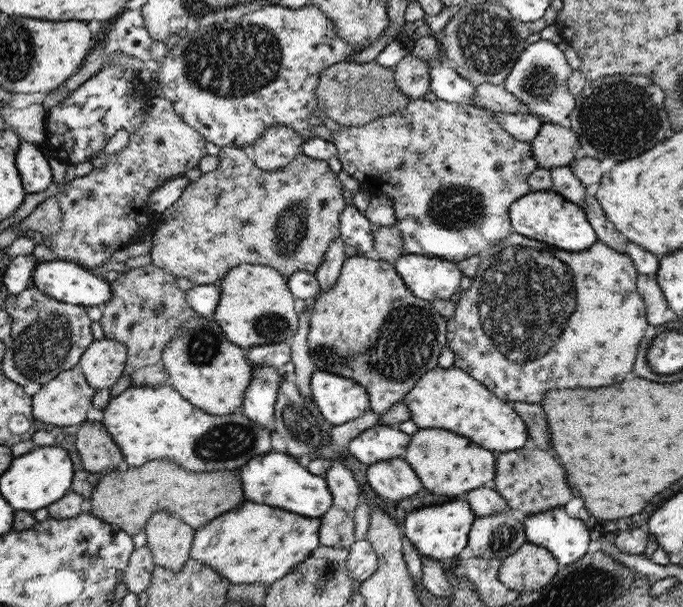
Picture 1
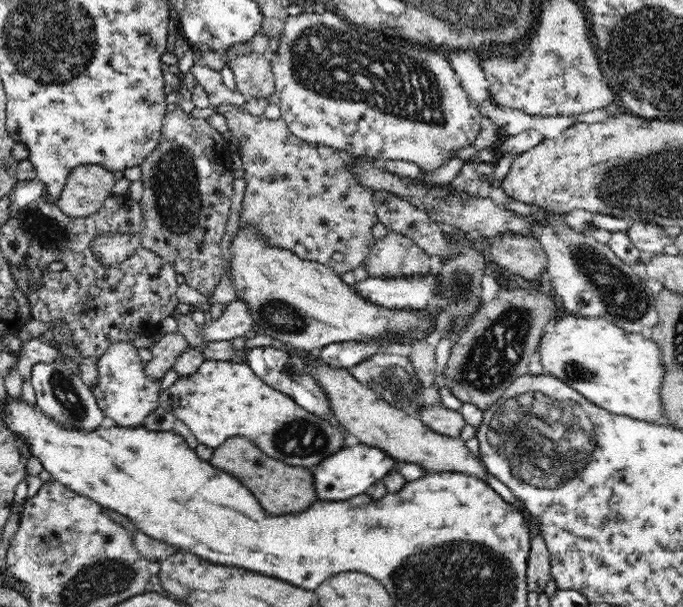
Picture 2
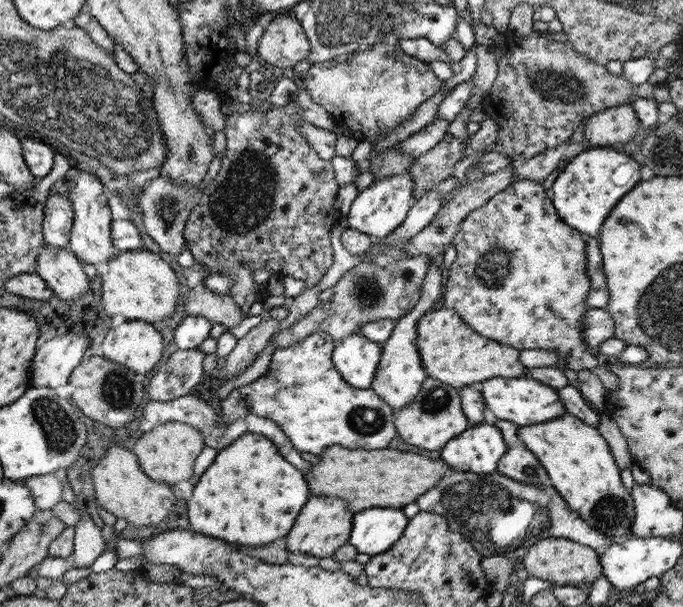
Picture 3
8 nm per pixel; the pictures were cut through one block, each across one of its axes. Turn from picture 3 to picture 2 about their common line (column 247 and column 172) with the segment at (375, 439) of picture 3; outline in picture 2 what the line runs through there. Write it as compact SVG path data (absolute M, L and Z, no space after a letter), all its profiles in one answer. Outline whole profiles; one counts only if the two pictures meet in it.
M204 360L198 372L180 375L178 380L159 394L159 408L180 420L198 438L200 444L216 449L232 436L246 436L260 450L291 466L314 468L326 456L346 446L344 430L301 408L292 397L268 386L246 364L232 361Z

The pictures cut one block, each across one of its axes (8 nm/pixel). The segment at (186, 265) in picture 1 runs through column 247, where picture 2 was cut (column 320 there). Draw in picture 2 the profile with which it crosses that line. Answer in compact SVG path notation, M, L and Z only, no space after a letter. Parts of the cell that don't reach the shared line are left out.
M220 104L215 106L215 112L226 118L229 131L240 139L238 150L244 168L242 178L247 186L239 227L252 223L260 237L266 237L274 247L290 249L300 259L332 267L338 275L356 271L376 242L372 227L377 222L374 191L360 183L354 171L348 169L350 164L356 162L356 156L348 151L324 151L319 146L311 146L292 134L282 117L270 120L264 115L255 116L236 104Z

